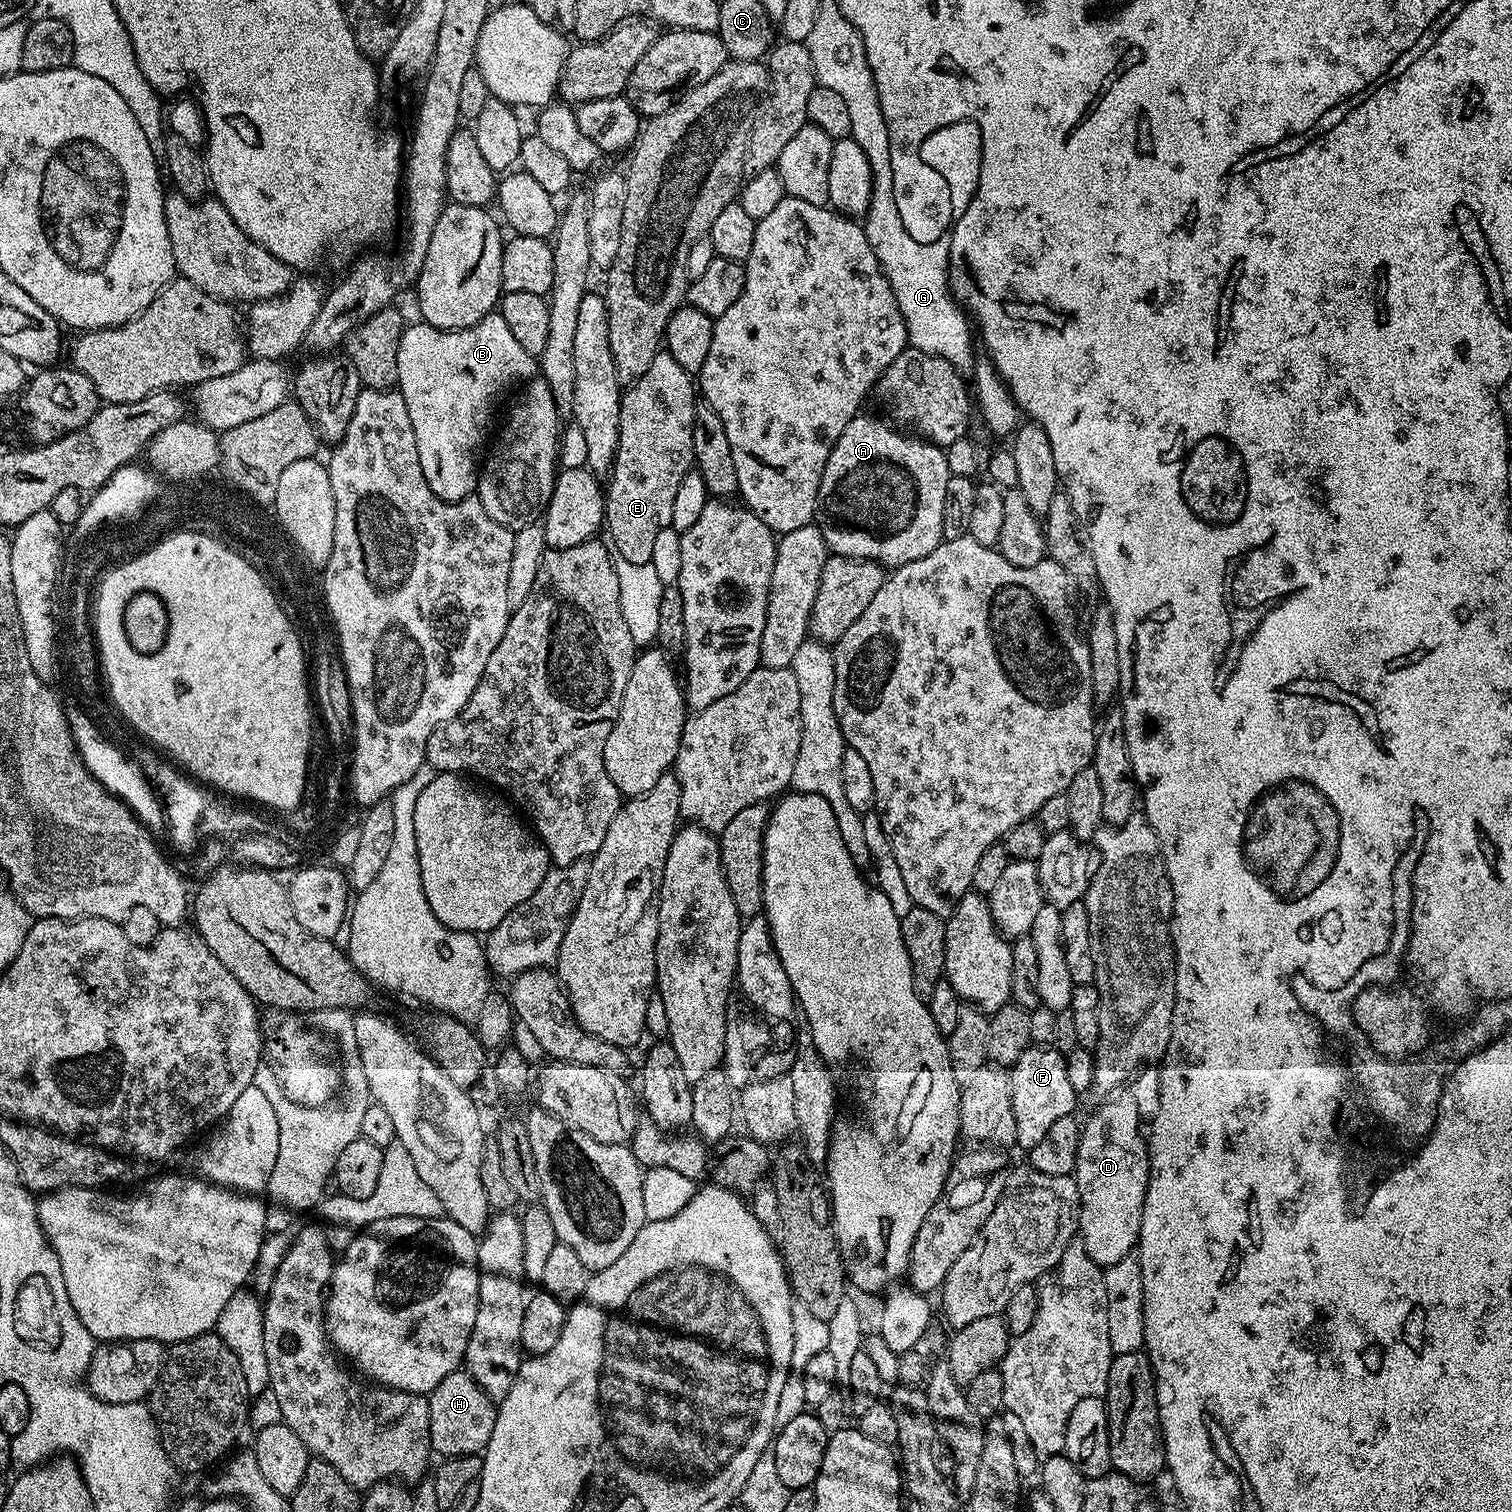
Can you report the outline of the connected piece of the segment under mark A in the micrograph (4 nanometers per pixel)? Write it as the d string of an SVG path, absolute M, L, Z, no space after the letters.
M858 414L848 423L834 450L830 450L816 499L814 523L820 529L831 555L873 560L875 564L883 564L885 569L895 570L906 562L926 558L926 554L930 554L930 550L937 548L944 539L942 502L946 502L949 478L946 454L938 444L929 444L915 435L903 436L895 432L900 430L887 419L875 420L864 415Z

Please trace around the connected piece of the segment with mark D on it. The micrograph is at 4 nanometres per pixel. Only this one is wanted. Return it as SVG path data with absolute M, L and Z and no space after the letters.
M1149 1066L1137 1072L1109 1100L1112 1101L1102 1105L1088 1121L1086 1119L1083 1121L1074 1173L1080 1195L1078 1240L1083 1244L1086 1254L1090 1254L1090 1258L1094 1258L1094 1262L1103 1269L1109 1268L1114 1262L1122 1262L1122 1258L1133 1255L1140 1238L1144 1199L1148 1194L1150 1175L1148 1133L1152 1119L1158 1114L1160 1106L1159 1071Z

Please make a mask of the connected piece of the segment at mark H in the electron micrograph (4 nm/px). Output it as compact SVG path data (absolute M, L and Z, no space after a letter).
M466 1370L446 1374L435 1390L427 1393L430 1406L430 1442L437 1457L478 1456L494 1434L497 1405Z

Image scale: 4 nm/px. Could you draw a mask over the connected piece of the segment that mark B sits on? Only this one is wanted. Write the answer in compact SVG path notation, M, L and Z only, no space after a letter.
M496 310L482 318L482 322L453 332L438 330L423 322L415 323L405 327L398 342L398 391L406 402L410 426L414 426L418 458L430 490L443 500L466 500L477 491L478 457L489 439L488 425L494 420L494 414L486 414L486 410L489 410L490 404L498 404L497 400L488 400L490 386L500 376L514 376L516 364L526 362L526 350L522 350L510 326L506 326L506 318L502 318Z

